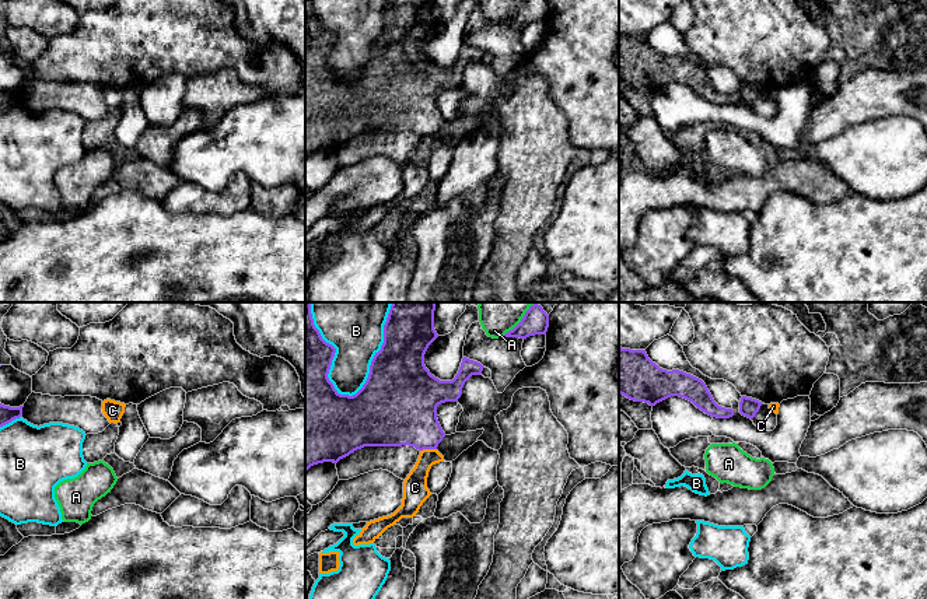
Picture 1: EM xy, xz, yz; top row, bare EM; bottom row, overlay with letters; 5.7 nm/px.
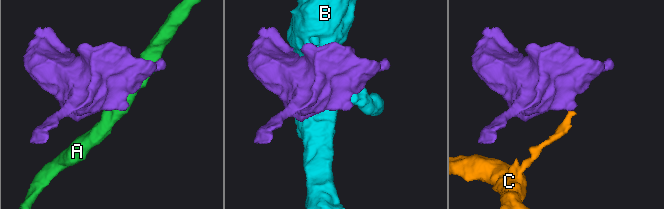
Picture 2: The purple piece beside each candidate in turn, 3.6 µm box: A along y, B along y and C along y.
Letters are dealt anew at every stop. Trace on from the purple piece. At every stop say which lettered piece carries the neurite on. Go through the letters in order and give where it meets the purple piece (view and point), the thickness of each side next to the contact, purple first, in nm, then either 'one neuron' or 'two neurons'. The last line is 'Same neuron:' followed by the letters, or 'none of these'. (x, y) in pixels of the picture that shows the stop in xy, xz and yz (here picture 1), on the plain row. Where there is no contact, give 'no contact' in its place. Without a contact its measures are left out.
A: xz (516, 13) | 130/140 nm | two neurons
B: xz (332, 45) | 300/280 nm | two neurons
C: xz (427, 135) | 380/140 nm | two neurons
Same neuron: none of these

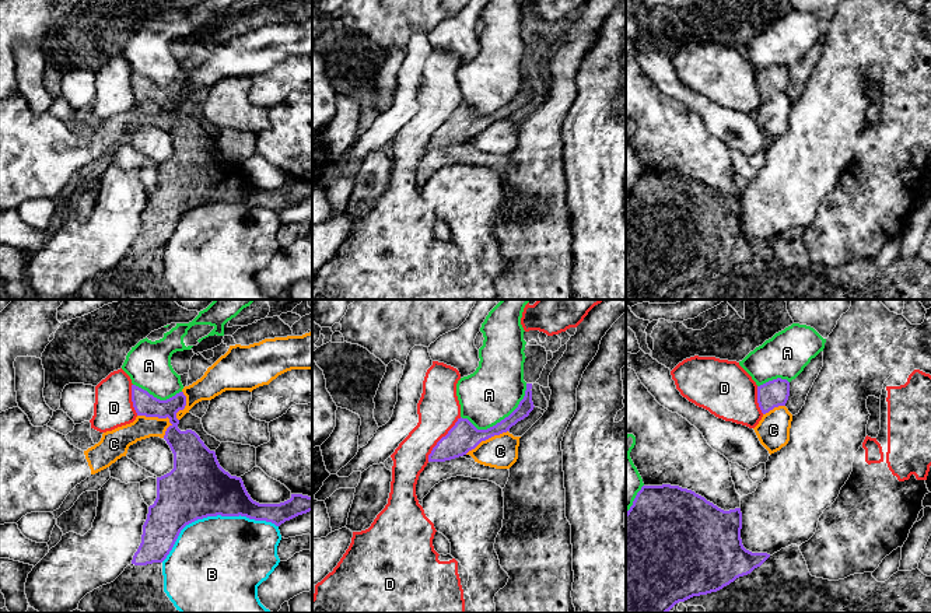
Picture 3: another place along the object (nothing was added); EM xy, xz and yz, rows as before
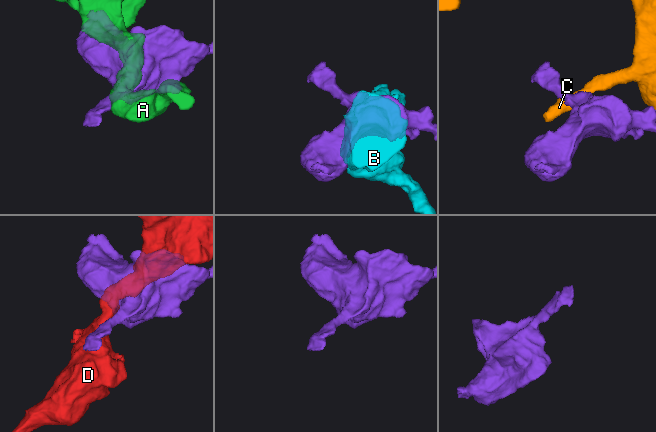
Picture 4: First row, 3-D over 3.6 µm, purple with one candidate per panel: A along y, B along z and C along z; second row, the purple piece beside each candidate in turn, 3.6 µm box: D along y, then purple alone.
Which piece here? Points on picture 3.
A: xz (501, 107) | 170/320 nm | two neurons
B: xy (213, 202) | 360/500 nm | two neurons
C: xy (156, 102) | 180/140 nm | two neurons
D: xz (440, 126) | 170/240 nm | two neurons
Same neuron: none of these

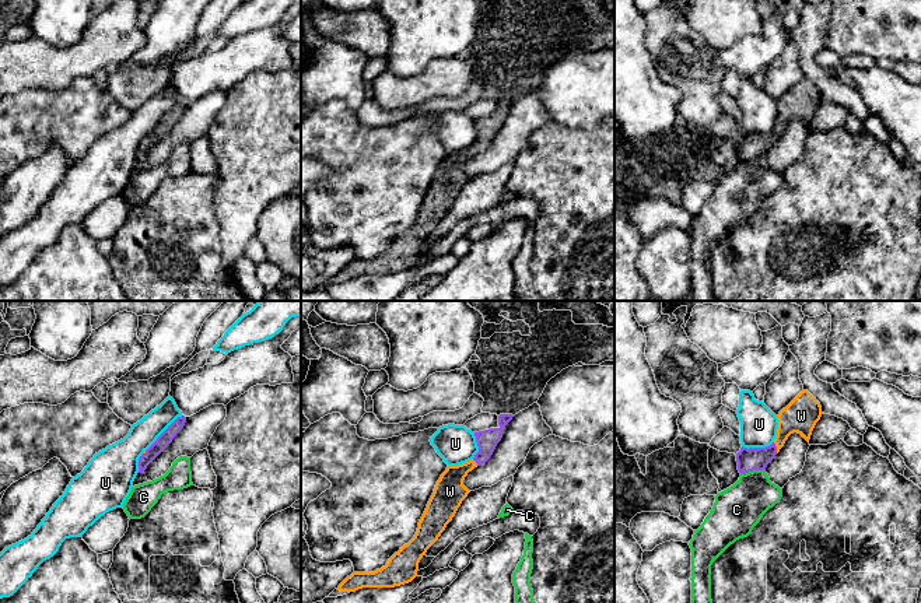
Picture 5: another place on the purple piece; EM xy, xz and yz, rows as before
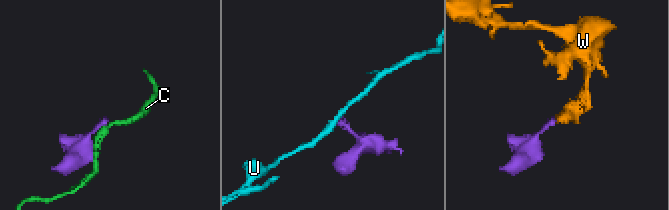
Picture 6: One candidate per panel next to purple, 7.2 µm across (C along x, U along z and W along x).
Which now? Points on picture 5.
C: yz (752, 157) | 130/280 nm | two neurons
U: xy (163, 119) | 80/170 nm | two neurons
W: yz (776, 135) | 130/190 nm | one neuron
Same neuron: W

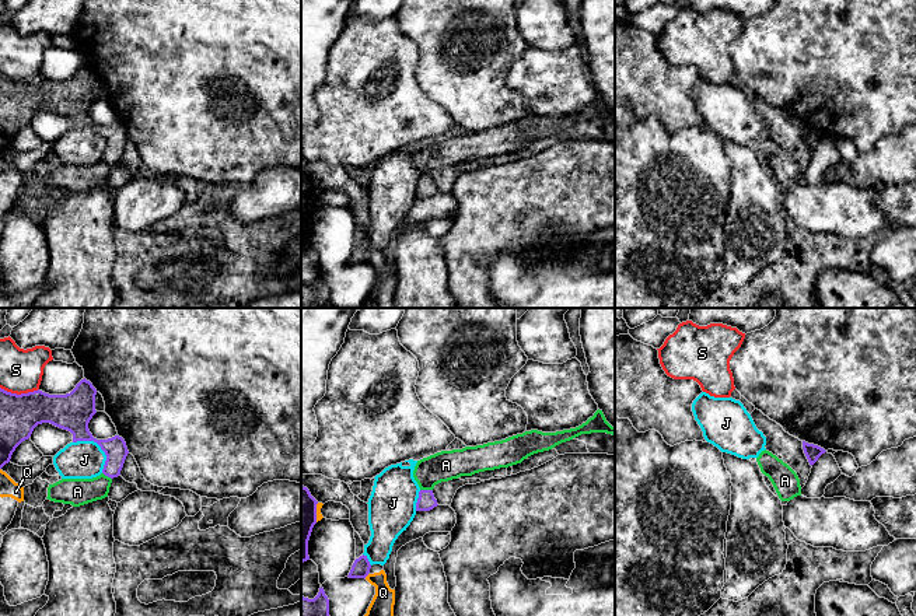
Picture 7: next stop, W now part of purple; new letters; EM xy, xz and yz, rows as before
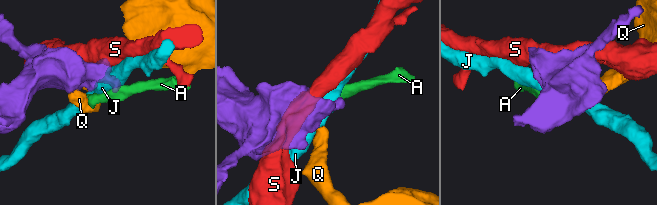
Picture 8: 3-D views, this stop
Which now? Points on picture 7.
A: xz (426, 177) | 110/170 nm | two neurons
J: xy (100, 132) | 220/220 nm | two neurons
Q: xz (315, 199) | 180/40 nm | two neurons
S: xy (21, 80) | 220/240 nm | two neurons
Same neuron: none of these

